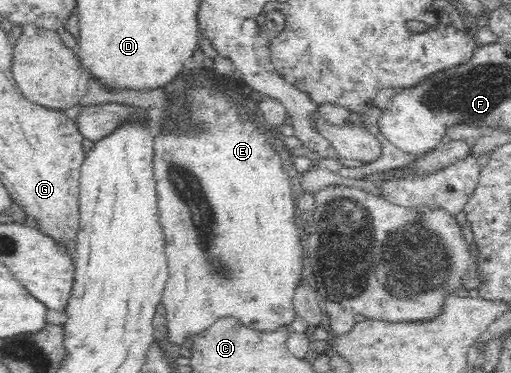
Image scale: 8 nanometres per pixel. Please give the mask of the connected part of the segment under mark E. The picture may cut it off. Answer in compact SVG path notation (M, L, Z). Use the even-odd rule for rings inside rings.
M187 87L183 90L185 90L185 102L188 105L189 123L193 126L199 125L199 127L193 131L188 131L188 133L179 127L175 131L163 127L154 136L154 160L152 161L158 192L158 215L166 239L165 253L169 272L169 279L166 281L161 300L162 306L166 309L166 329L168 329L166 331L166 341L170 341L172 345L182 346L187 339L192 339L193 335L197 335L197 333L205 332L205 329L209 329L215 321L219 321L221 317L227 317L227 315L239 319L245 327L259 332L277 331L277 329L286 326L290 328L290 324L297 318L293 297L295 289L299 287L299 281L303 279L301 273L303 273L305 248L300 242L299 231L295 225L296 199L294 193L291 192L289 177L285 174L281 164L285 154L278 143L274 145L269 143L271 134L260 117L256 115L249 118L249 115L240 109L239 105L233 102L225 92L205 87ZM207 265L217 265L217 273L209 275Z

